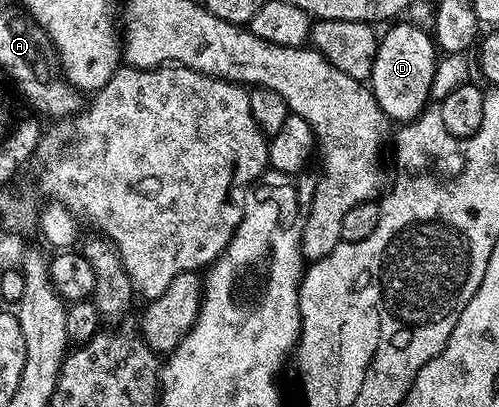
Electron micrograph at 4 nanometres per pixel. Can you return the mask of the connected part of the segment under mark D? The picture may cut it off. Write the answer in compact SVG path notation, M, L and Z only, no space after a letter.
M397 22L379 36L370 86L378 105L389 120L403 125L417 119L432 99L432 82L438 62L438 48L433 36L412 23Z

